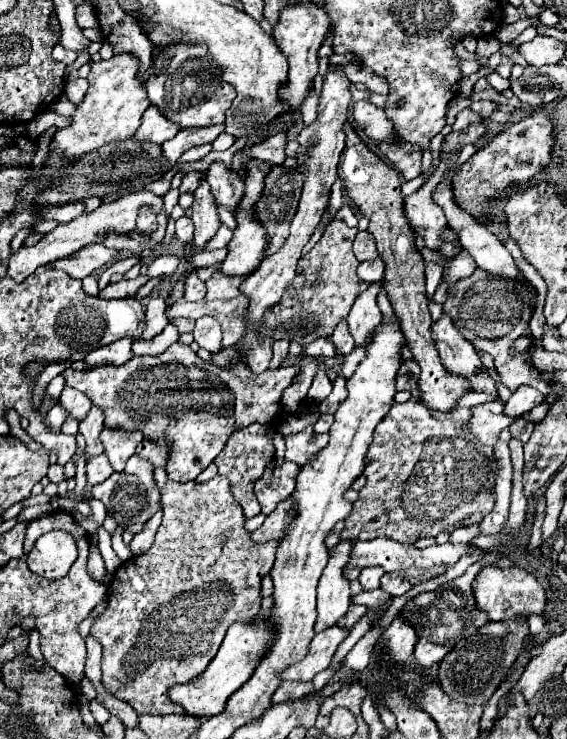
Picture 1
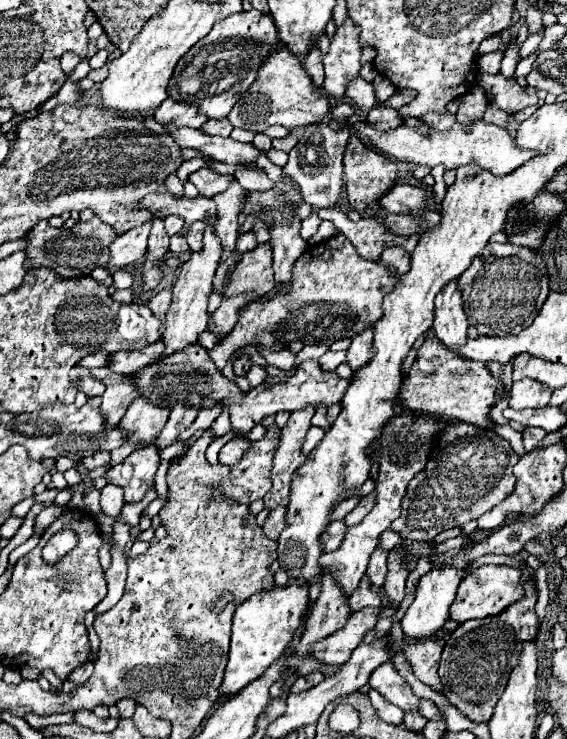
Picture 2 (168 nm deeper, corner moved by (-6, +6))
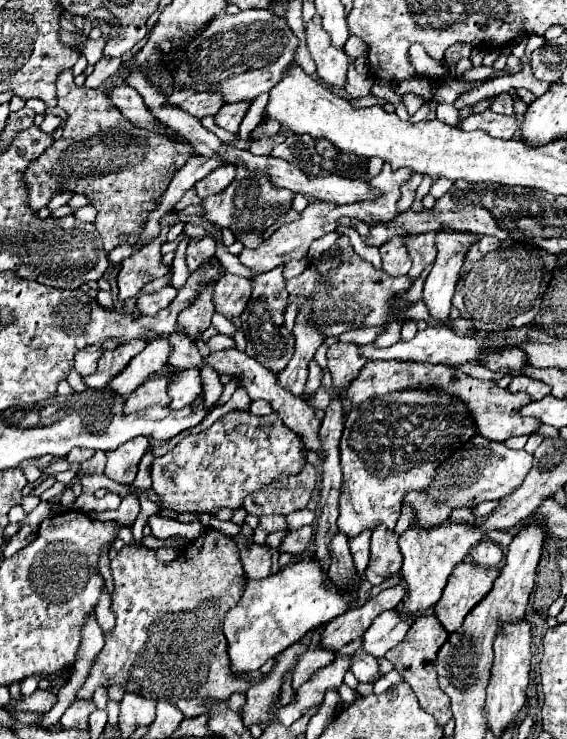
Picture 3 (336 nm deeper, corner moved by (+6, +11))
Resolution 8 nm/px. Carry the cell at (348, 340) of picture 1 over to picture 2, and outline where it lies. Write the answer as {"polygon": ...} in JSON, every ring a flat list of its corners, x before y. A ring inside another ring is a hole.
{"polygon":[[326,351,326,353,322,355,322,359,318,359,318,361,320,361,322,369,334,371,334,369,346,359,346,353,346,351]]}

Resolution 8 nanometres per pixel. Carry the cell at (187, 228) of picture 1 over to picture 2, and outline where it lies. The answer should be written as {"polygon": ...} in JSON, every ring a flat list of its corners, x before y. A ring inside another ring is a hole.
{"polygon":[[196,221,196,223,190,225,188,235,186,235,188,245,190,245,190,251,200,249,200,245,202,245,202,231,204,231,204,223,202,221]]}

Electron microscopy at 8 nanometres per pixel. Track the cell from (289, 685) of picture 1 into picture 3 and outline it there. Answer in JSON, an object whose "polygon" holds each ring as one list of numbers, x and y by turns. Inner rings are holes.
{"polygon":[[316,632,312,636,306,652,298,656,298,662,296,662,296,668,294,668,294,680,292,680,294,690,298,690,304,682,308,682,312,678,312,674,316,674,320,668,334,662,336,654,332,650,318,648,318,644,320,644,320,632]]}

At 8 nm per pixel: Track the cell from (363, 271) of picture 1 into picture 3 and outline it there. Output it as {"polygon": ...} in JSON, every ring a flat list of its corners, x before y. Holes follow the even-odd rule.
{"polygon":[[392,238,384,246,380,246,380,254,382,254,382,270,388,272,390,276,404,276,412,266,408,250,400,238]]}

